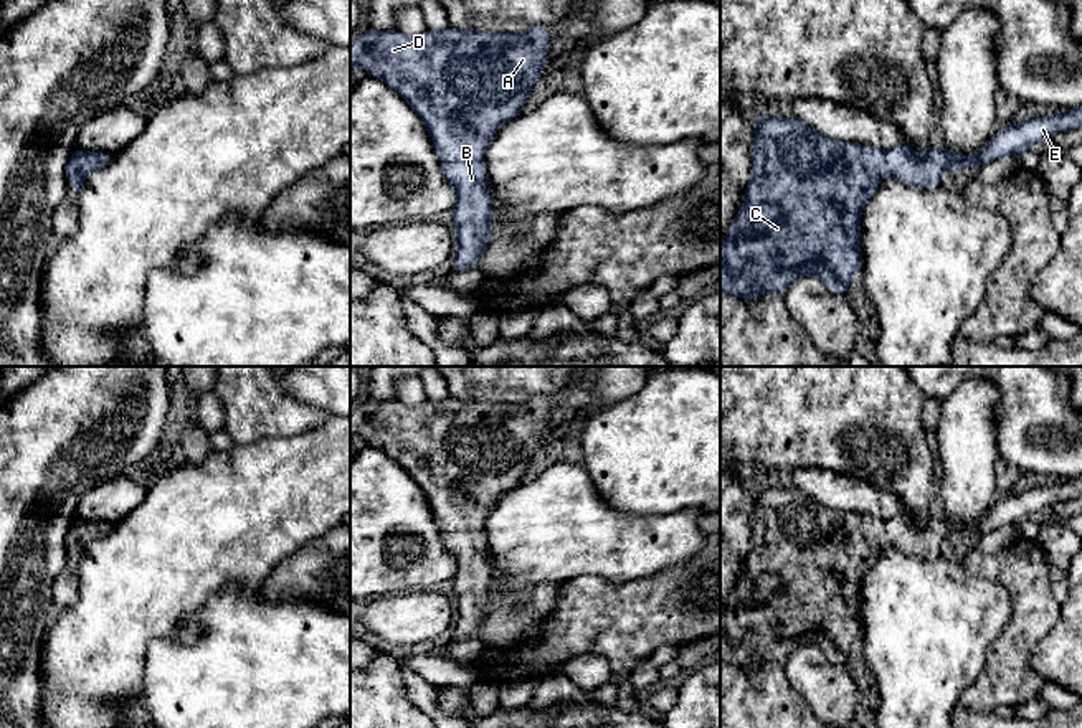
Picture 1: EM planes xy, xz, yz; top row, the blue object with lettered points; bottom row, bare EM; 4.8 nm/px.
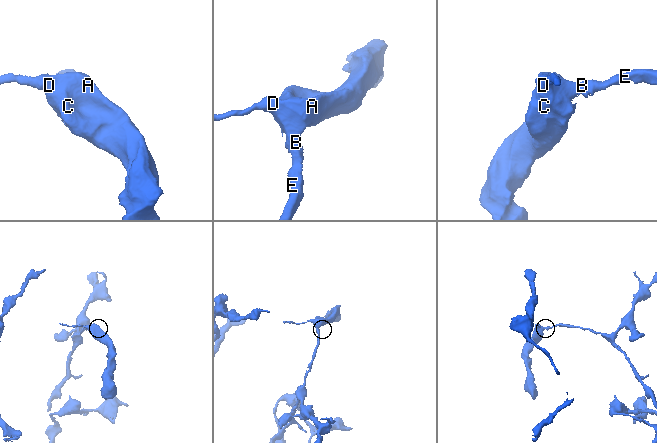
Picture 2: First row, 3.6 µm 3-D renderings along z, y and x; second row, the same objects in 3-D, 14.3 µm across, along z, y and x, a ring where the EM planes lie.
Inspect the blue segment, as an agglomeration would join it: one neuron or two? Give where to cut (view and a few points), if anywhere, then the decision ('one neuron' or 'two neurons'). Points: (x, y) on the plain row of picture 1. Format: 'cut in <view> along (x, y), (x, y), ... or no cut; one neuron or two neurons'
no cut; one neuron

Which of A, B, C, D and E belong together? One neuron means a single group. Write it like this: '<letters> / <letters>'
A B C D E

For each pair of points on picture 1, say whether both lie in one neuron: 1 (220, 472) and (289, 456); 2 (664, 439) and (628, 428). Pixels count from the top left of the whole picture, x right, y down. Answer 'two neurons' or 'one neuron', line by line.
1: one neuron
2: one neuron

